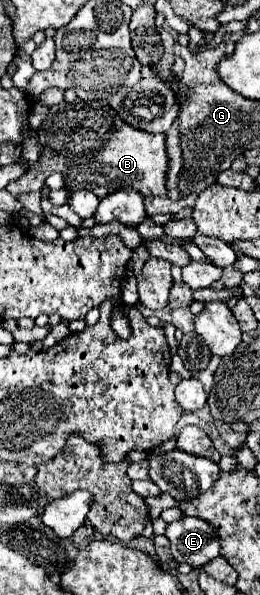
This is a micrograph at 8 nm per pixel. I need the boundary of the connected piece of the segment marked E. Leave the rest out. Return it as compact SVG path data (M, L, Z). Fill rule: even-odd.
M182 516L168 524L166 536L172 542L172 556L176 562L188 562L192 568L200 568L220 556L218 532L202 518Z

